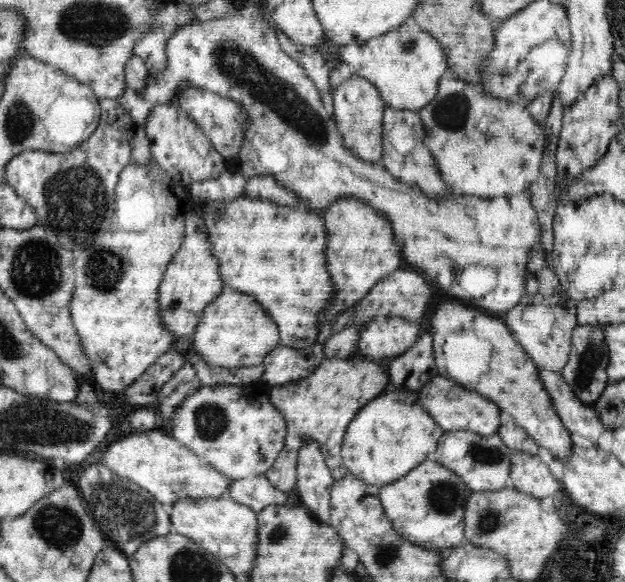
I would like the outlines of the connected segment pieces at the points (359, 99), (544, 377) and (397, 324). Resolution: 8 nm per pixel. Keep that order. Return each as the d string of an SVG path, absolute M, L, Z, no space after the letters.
M353 74L333 89L333 119L348 150L365 162L381 165L383 160L383 112L385 102L379 90L365 78Z
M538 368L538 374L564 426L570 432L588 438L590 444L596 444L602 432L608 428L600 422L594 403L584 404L567 385L560 371Z
M378 317L360 330L359 352L371 360L389 361L412 349L420 337L419 323L400 317Z

